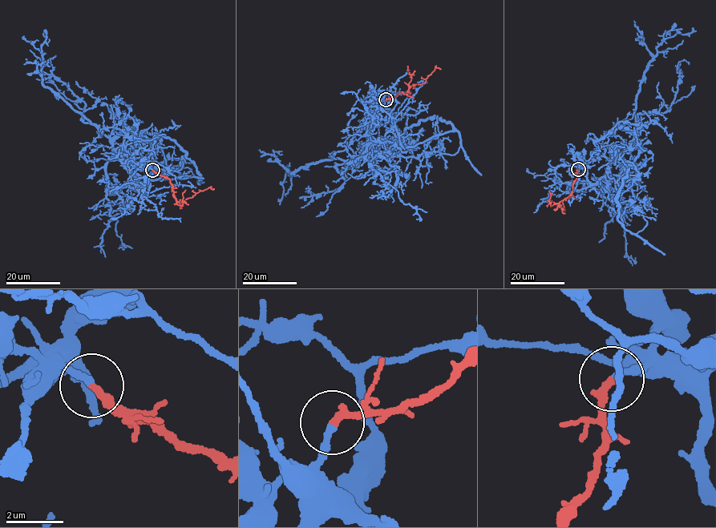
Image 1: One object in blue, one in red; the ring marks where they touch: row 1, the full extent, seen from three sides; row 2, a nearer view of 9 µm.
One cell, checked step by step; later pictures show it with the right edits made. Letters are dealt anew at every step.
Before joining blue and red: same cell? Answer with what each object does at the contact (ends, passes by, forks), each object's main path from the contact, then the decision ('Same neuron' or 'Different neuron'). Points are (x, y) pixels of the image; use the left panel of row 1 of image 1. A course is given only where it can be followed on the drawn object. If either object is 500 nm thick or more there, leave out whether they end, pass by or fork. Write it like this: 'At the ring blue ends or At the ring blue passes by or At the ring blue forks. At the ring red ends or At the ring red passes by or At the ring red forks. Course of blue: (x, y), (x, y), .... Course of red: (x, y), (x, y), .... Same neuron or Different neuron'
At the ring blue ends. At the ring red ends. Course of blue: (152, 170), (145, 167), (131, 175), (110, 139), (43, 85), (40, 52), (22, 38). Course of red: (152, 170), (170, 180), (177, 201), (192, 198), (209, 187), (214, 189). Same neuron

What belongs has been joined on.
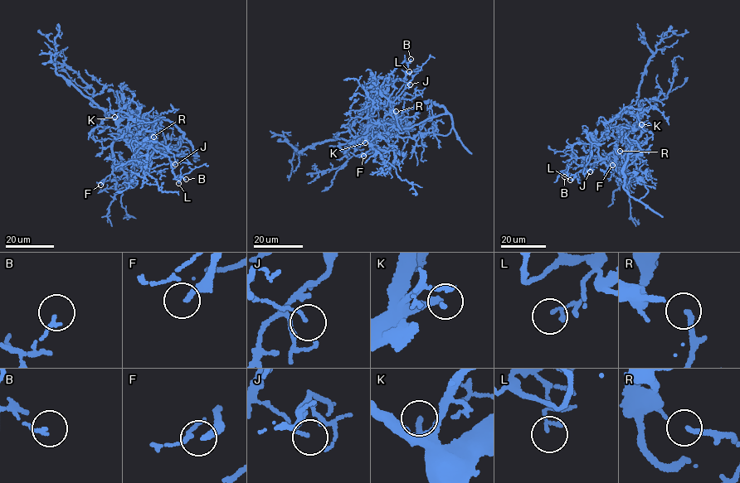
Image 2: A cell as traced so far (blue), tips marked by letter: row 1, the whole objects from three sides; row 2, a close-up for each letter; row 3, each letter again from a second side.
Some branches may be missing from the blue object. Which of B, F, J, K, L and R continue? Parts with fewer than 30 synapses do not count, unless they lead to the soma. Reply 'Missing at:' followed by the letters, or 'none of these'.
Missing at: F, K, R

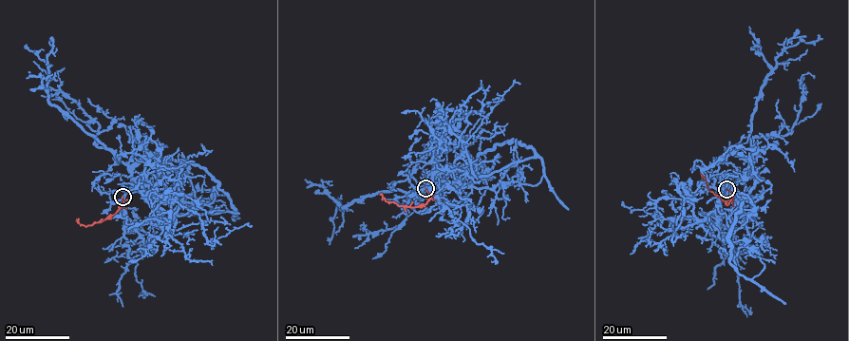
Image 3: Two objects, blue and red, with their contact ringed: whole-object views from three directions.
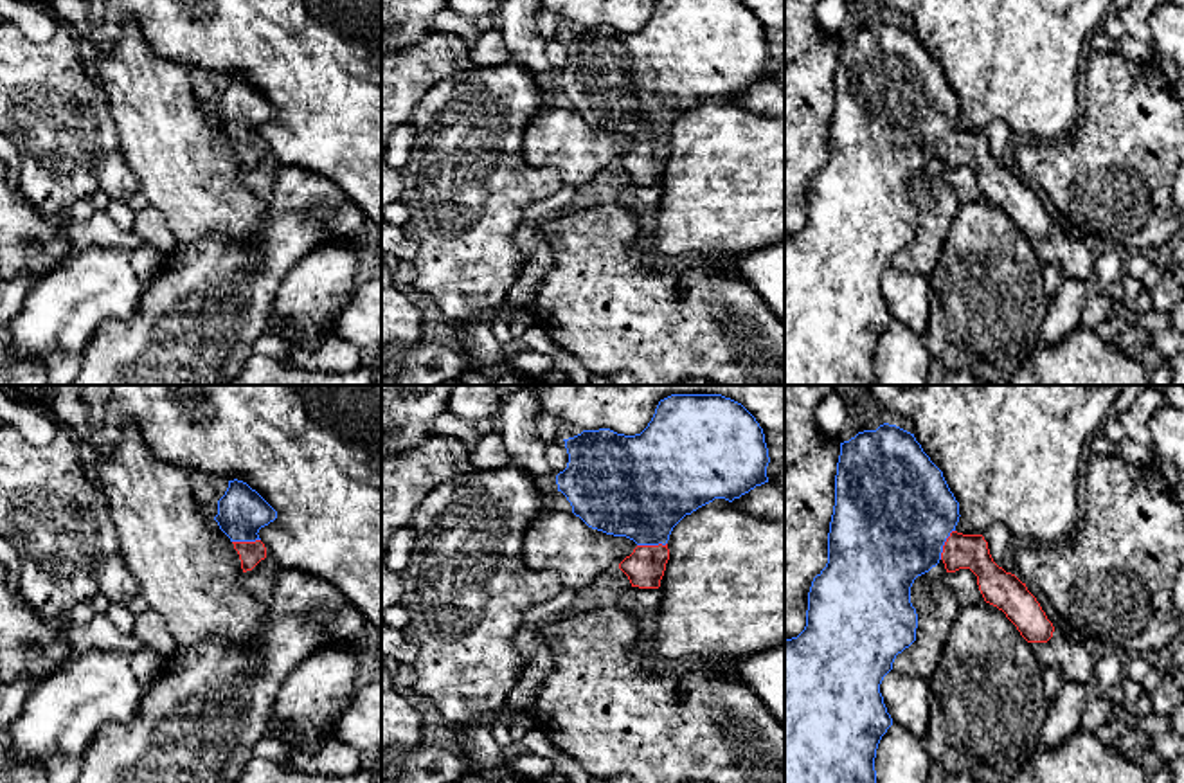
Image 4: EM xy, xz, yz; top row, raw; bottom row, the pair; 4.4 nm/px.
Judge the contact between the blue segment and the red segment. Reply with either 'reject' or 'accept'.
accept

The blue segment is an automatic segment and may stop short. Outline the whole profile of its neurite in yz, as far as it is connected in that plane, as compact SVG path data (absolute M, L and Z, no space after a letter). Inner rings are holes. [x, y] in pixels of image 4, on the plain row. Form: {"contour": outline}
{"contour": "M884 20L840 40L828 160L812 178L804 227L785 236L785 385L876 383L876 346L892 322L880 281L892 266L896 252L916 238L918 211L910 200L910 184L939 158L946 169L970 166L984 198L1002 207L1027 239L1047 239L1053 234L1054 223L1026 180L993 158L982 131L957 130L959 113L959 99L943 68L923 49L914 31Z"}

